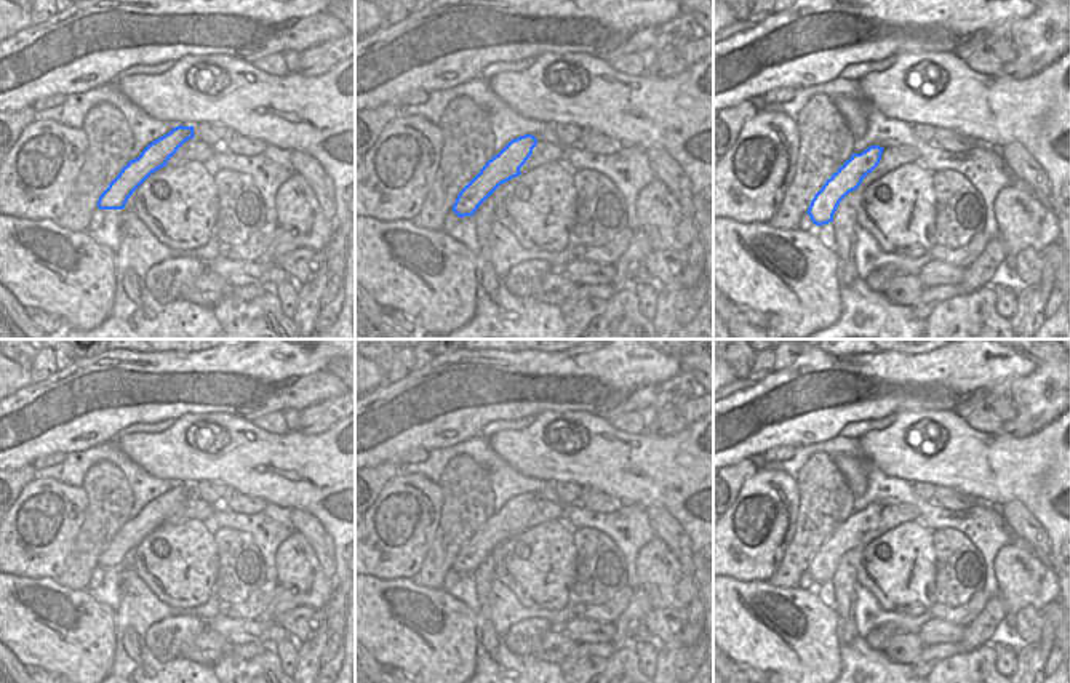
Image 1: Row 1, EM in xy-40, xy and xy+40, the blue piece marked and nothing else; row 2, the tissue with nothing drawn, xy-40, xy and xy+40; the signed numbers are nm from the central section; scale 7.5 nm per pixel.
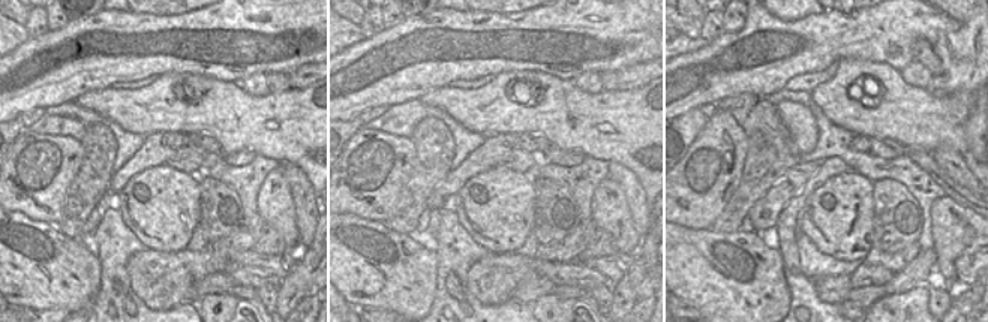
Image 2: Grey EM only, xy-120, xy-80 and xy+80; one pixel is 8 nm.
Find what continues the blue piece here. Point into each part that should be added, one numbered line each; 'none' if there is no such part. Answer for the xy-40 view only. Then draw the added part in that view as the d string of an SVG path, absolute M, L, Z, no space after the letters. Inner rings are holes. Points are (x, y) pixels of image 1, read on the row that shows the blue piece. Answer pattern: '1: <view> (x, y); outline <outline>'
1: xy-40 (178, 203); outline M198 162L163 166L133 192L125 210L133 210L162 245L198 250L216 232L214 173Z

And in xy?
1: xy (538, 207); outline M547 162L501 184L494 192L494 219L531 251L563 251L574 242L576 189L573 173L561 162Z

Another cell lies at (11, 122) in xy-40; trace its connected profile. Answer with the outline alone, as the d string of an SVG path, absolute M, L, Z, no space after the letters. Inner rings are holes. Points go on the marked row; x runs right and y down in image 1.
M32 107L0 110L0 152L8 154L24 128L37 118Z

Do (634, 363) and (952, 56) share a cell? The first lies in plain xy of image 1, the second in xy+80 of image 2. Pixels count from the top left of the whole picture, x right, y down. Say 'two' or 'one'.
two

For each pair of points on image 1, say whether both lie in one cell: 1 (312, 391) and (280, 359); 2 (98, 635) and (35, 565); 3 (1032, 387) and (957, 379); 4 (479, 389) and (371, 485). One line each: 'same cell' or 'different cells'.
1: same cell
2: different cells
3: different cells
4: different cells

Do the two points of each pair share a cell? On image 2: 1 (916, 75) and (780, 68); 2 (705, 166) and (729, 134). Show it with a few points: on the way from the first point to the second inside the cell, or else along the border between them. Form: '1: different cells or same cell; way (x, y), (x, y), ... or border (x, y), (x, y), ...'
1: different cells; border (913, 59), (900, 71)
2: same cell; way (712, 159), (723, 141)

